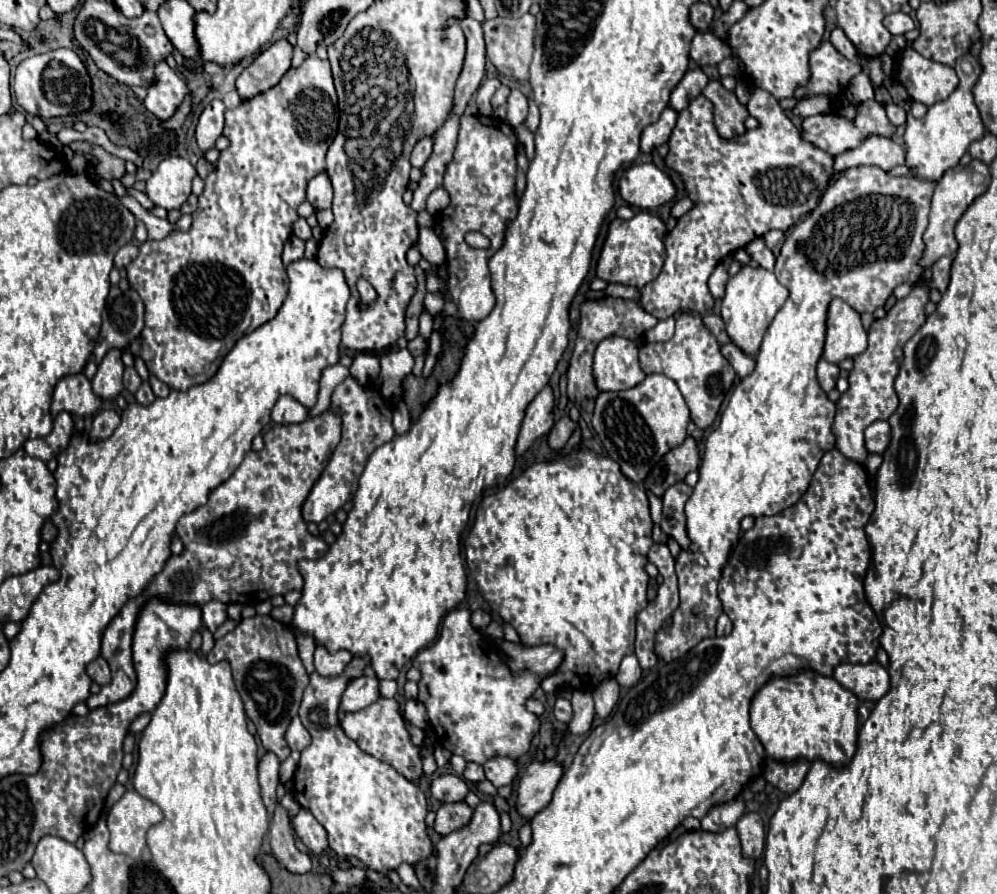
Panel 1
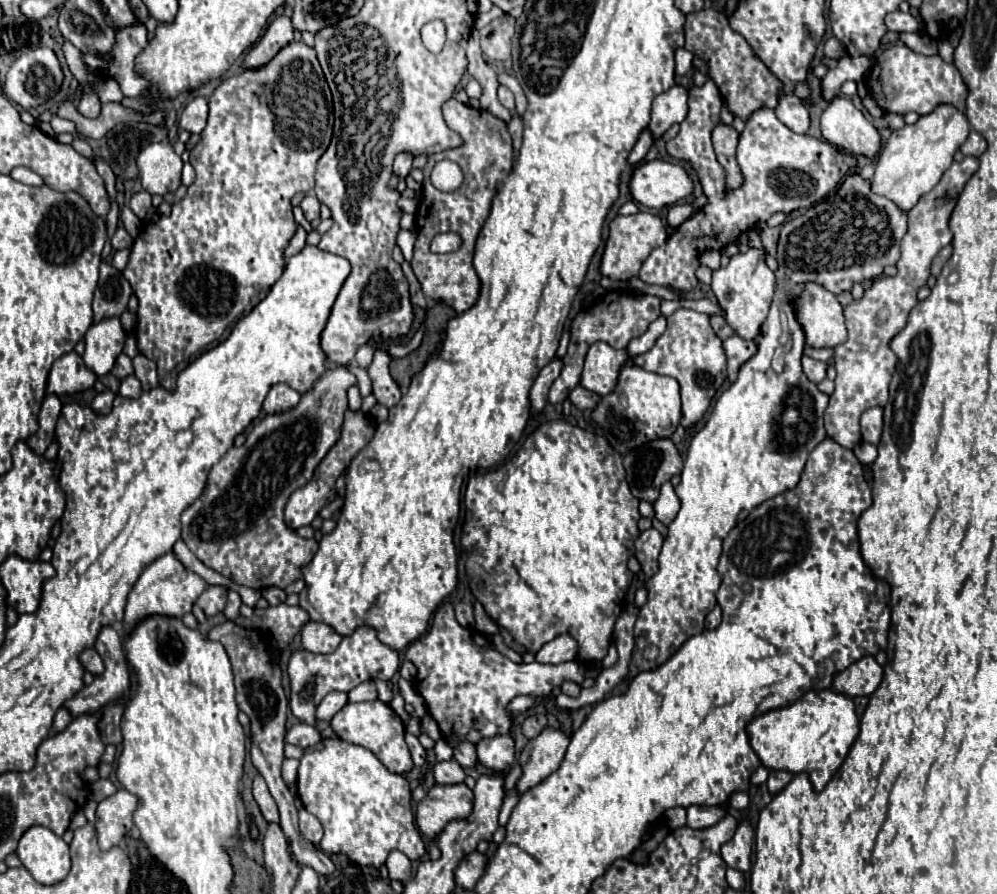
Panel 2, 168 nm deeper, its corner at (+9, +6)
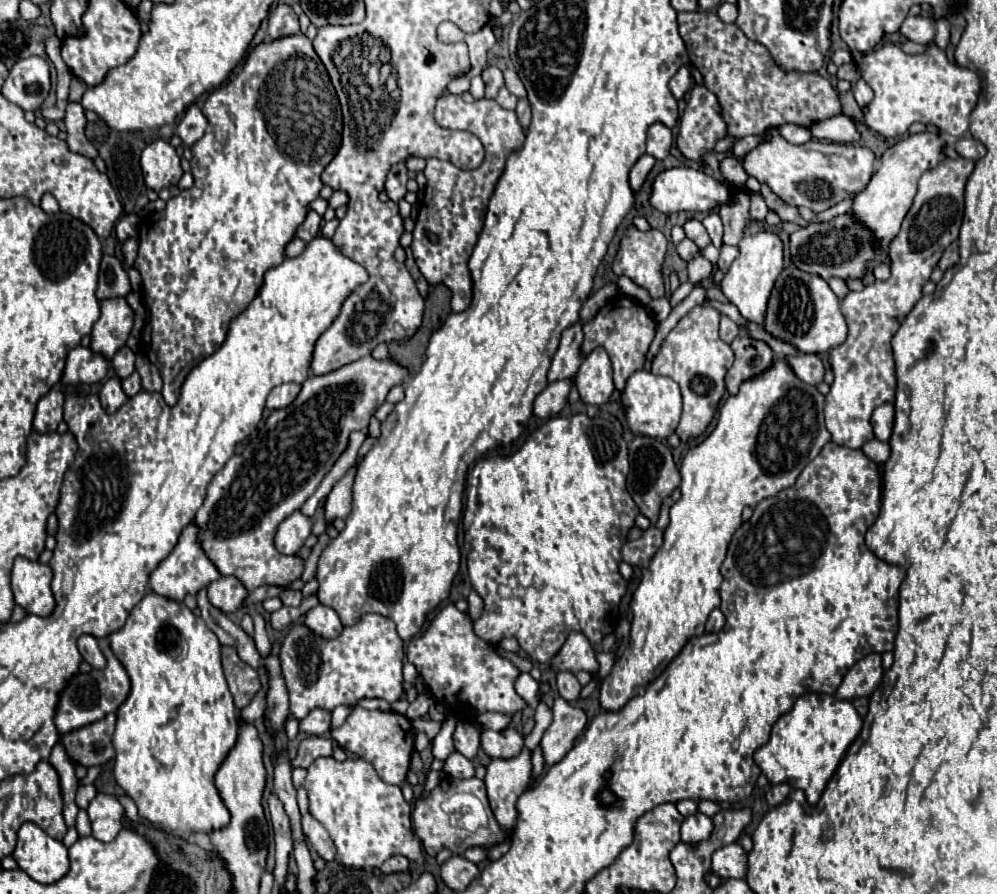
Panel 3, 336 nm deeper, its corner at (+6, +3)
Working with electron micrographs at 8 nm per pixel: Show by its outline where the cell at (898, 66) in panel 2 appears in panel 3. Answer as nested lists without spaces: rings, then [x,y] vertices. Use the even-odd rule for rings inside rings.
[[[887,43],[881,49],[863,55],[861,77],[875,91],[863,121],[883,137],[903,135],[915,121],[925,125],[931,123],[941,133],[959,137],[969,129],[969,113],[981,91],[981,79],[977,73],[951,63],[945,51],[935,43],[929,43],[927,51],[921,55],[907,55],[901,47]]]

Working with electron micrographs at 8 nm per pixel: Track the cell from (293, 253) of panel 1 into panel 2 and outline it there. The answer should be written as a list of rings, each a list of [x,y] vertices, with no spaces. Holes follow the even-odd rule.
[[[298,226],[298,230],[296,230],[296,234],[294,234],[294,238],[290,240],[290,244],[288,244],[288,248],[286,248],[286,258],[290,258],[290,256],[294,256],[294,254],[298,254],[304,246],[306,246],[306,236],[308,236],[308,232],[302,228],[302,226]]]

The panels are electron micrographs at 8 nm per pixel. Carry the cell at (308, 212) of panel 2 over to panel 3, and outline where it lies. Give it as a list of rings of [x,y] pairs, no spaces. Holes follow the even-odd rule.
[[[309,211],[303,225],[297,229],[297,237],[301,237],[303,241],[313,241],[319,235],[321,229],[321,217],[315,211]]]

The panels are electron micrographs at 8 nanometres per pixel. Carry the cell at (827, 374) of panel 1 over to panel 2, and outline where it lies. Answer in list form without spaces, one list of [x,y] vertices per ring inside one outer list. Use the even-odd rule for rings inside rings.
[[[804,356],[802,358],[802,370],[804,370],[806,378],[810,378],[814,384],[818,384],[820,380],[826,378],[826,364],[820,362],[820,360],[814,360],[814,358]]]

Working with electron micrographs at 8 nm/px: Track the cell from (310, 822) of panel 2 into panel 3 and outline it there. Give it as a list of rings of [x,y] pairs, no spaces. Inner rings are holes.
[[[309,813],[303,815],[303,831],[305,831],[309,847],[313,847],[325,861],[331,861],[335,857],[335,845],[327,829]]]

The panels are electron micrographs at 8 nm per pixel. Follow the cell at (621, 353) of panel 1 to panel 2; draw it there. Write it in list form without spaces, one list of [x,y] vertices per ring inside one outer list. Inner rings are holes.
[[[606,342],[592,344],[586,354],[580,386],[598,396],[610,394],[618,382],[618,374],[624,362],[628,362],[626,350],[614,350]]]

